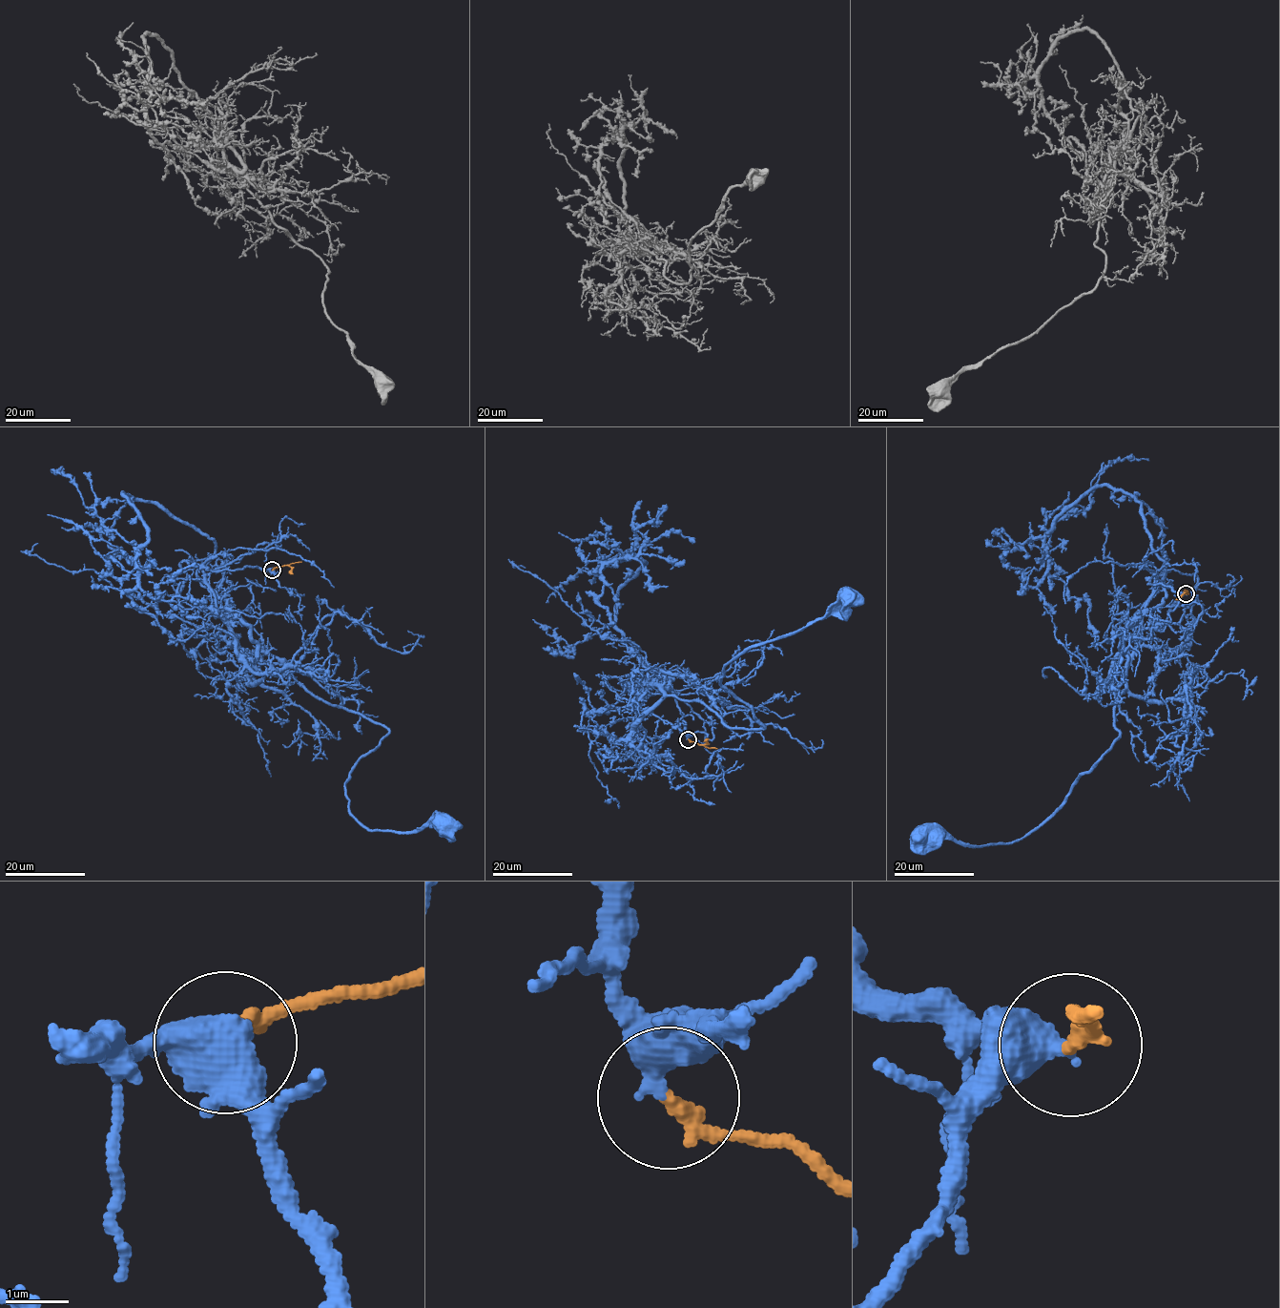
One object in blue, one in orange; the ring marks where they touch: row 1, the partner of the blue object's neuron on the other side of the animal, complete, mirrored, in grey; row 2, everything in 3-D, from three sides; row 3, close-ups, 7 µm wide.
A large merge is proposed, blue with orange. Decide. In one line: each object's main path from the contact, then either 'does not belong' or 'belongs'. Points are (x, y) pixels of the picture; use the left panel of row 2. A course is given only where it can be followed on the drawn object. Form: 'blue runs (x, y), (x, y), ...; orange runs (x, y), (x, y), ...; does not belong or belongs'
blue runs (272, 570), (203, 568), (204, 581), (255, 666), (385, 726), (346, 781), (351, 814), (374, 830), (448, 828); orange runs (272, 570), (301, 562); belongs

